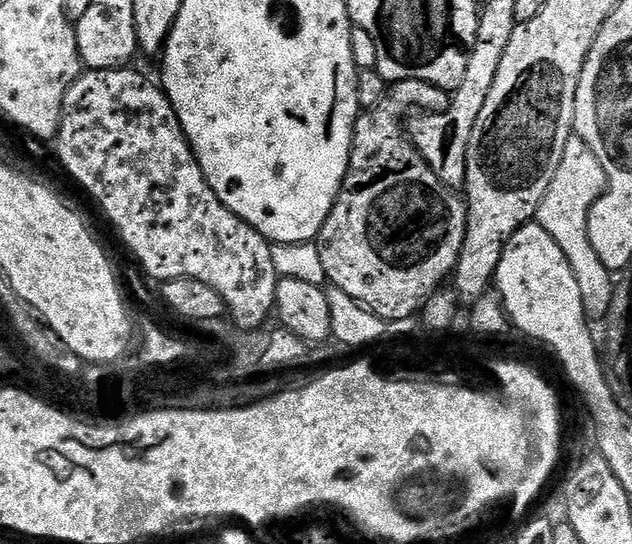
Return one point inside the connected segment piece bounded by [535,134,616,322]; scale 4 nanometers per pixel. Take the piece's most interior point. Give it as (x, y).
(579, 181)

